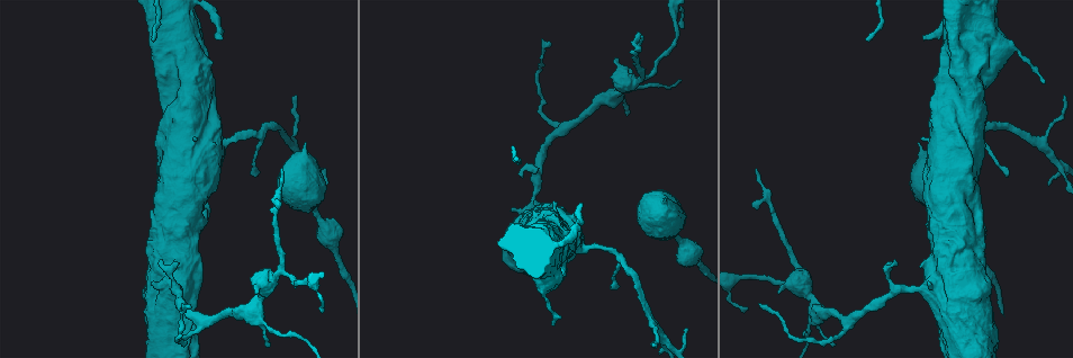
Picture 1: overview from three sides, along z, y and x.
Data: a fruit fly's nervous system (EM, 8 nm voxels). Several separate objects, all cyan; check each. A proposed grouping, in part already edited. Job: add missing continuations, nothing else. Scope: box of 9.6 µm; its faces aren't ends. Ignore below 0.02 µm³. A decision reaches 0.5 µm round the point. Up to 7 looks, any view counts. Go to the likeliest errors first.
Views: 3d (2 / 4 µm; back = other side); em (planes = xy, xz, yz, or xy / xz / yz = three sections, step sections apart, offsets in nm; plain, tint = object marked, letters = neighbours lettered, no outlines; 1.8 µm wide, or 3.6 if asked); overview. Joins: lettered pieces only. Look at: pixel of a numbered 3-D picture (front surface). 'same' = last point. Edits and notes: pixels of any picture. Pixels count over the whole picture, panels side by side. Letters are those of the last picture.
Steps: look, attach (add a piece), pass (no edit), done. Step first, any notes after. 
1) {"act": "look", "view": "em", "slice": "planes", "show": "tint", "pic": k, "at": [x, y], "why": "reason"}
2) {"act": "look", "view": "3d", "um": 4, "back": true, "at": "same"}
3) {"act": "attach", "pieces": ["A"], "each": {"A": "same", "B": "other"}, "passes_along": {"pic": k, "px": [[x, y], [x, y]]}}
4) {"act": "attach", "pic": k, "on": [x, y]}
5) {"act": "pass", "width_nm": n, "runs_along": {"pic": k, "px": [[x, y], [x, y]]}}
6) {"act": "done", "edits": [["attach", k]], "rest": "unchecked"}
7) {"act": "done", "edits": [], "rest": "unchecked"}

{"act": "look", "view": "em", "um": 3.6, "slice": "planes", "show": "letters", "pic": 1, "at": [305, 144], "why": "thick end"}

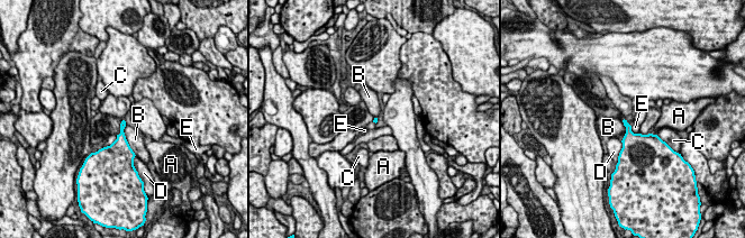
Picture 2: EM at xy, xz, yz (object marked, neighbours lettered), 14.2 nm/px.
{"act": "pass", "each": {"A": "other", "B": "other", "C": "other", "D": "other", "E": "other"}, "border": {"pic": 2, "px": [[125, 126], [125, 138], [136, 155]]}, "found": "no lettered piece goes on from it"}

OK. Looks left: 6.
{"act": "look", "view": "em", "slice": "planes", "show": "letters", "pic": 1, "at": [923, 37], "why": "branch stops here"}

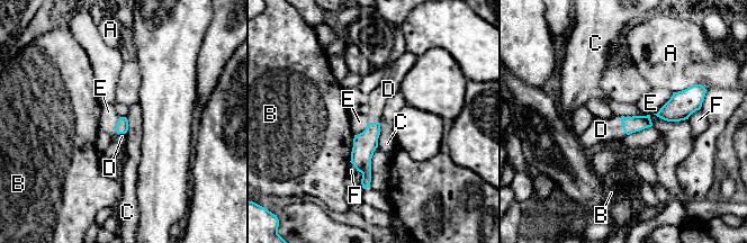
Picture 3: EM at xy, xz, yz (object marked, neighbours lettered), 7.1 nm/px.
{"act": "attach", "pieces": ["D"], "each": {"A": "other", "B": "other", "C": "other", "D": "same", "E": "other", "F": "other"}, "passes_along": {"pic": 3, "px": [[633, 124], [623, 126], [601, 129]]}, "found": "the neuron continues"}

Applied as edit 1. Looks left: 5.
{"act": "look", "view": "em", "slice": "yz", "step": 4, "show": "tint", "pic": 1, "at": [638, 79], "why": "calibre changes"}

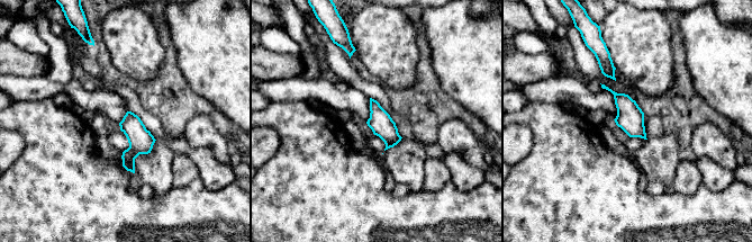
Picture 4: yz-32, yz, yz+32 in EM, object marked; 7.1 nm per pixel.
{"act": "look", "view": "em", "slice": "planes", "show": "letters", "at": "same", "why": "another direction"}

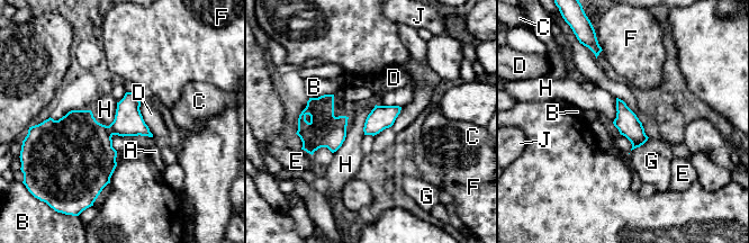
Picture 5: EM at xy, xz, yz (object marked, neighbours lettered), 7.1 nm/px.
{"act": "pass", "longest_contact_nm": ["D", 260], "each": {"A": "other", "B": "other", "C": "other", "D": "other", "E": "other", "F": "other", "G": "other", "H": "other", "J": "other"}, "border": {"pic": 5, "px": [[117, 102], [108, 125], [92, 116]]}, "found": "none of them fits"}

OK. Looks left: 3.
{"act": "done", "edits": [["attach", 3]], "rest": "unchecked"}

